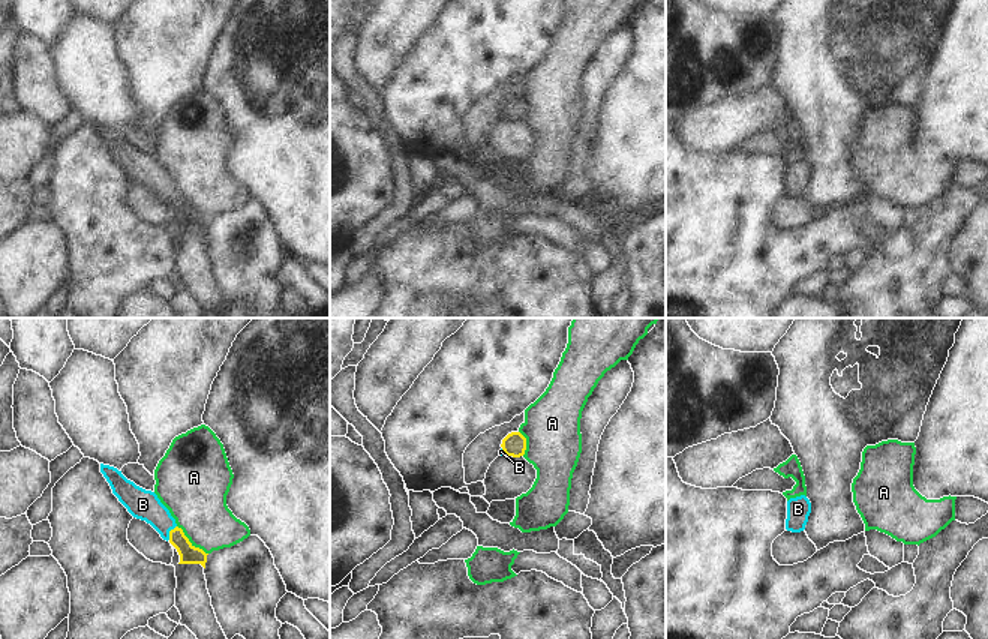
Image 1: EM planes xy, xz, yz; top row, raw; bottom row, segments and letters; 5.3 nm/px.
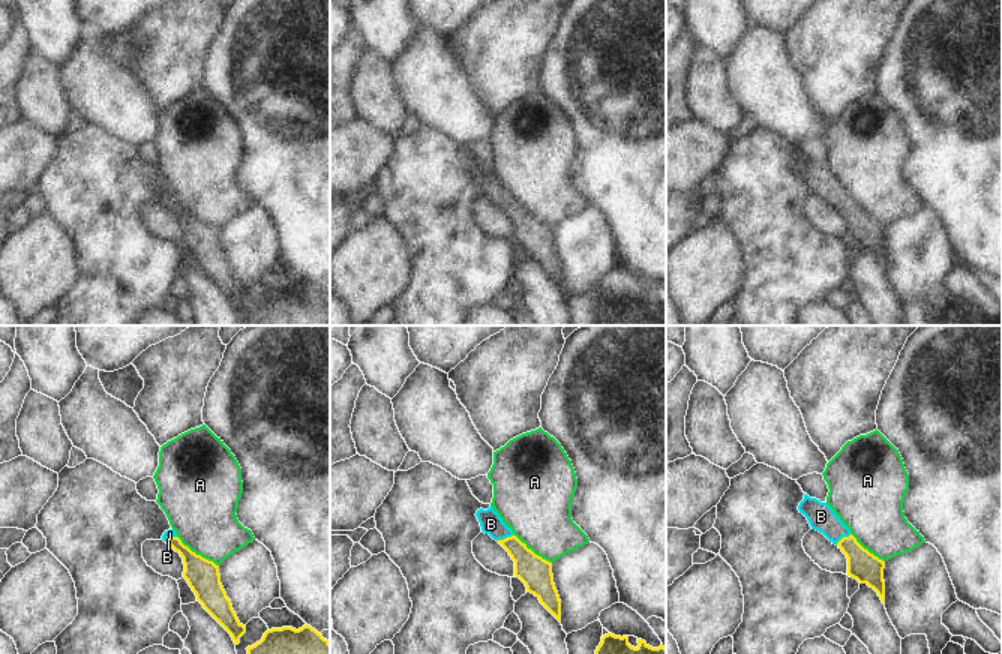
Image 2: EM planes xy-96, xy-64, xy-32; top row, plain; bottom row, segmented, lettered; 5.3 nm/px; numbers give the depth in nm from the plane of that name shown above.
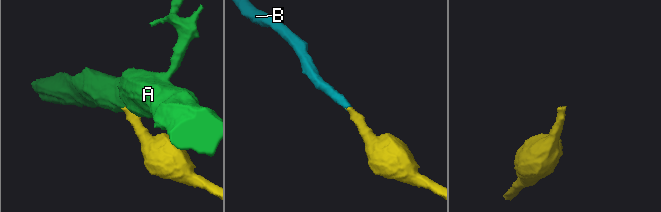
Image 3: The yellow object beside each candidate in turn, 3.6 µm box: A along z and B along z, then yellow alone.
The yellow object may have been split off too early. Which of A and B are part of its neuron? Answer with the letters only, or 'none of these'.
B

